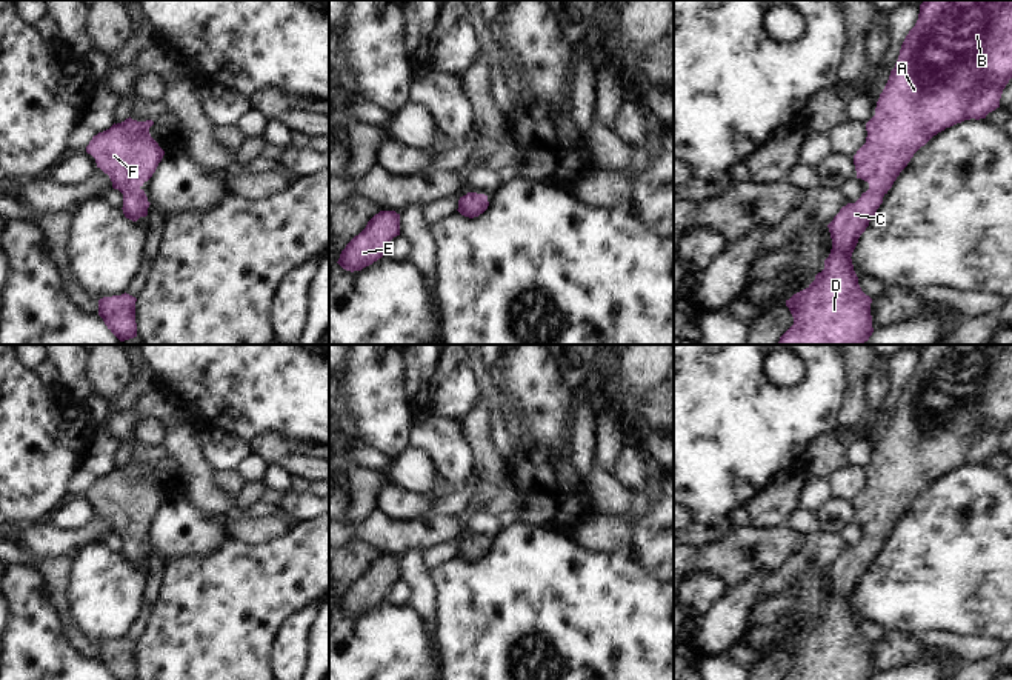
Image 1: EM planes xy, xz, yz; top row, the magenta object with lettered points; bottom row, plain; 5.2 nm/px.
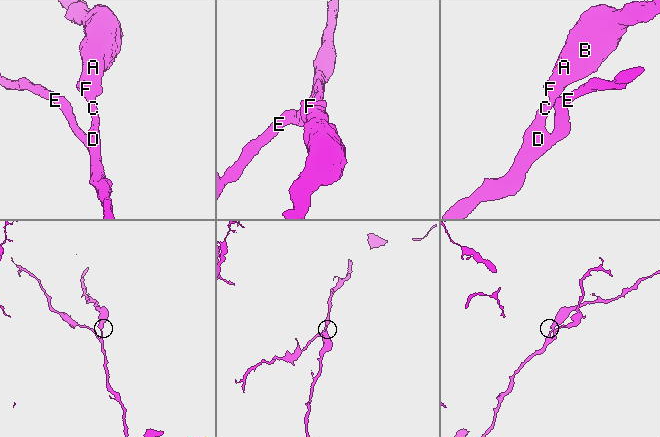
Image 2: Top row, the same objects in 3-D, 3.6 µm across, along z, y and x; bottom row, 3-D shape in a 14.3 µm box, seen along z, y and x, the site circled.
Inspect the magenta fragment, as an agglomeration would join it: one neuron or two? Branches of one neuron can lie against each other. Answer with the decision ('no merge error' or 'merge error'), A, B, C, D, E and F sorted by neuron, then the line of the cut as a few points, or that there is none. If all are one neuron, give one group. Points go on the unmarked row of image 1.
no merge error | A B C D E F | no cut

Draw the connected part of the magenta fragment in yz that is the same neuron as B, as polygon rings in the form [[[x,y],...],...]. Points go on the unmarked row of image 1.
[[[924,345],[920,349],[918,365],[901,389],[895,412],[890,415],[889,425],[877,446],[875,460],[866,468],[867,475],[866,488],[854,500],[857,523],[867,526],[869,534],[863,537],[855,548],[847,548],[846,551],[843,551],[840,557],[834,562],[834,565],[827,569],[832,583],[832,594],[829,602],[824,605],[824,614],[815,620],[815,625],[806,634],[794,638],[789,645],[786,645],[786,651],[789,652],[794,662],[794,669],[783,680],[872,680],[874,677],[871,660],[872,643],[861,635],[851,603],[860,580],[869,571],[871,563],[875,560],[877,554],[883,548],[883,542],[892,532],[894,526],[897,525],[900,517],[907,511],[914,498],[921,491],[924,491],[934,480],[944,475],[946,472],[950,472],[957,468],[970,463],[975,465],[986,463],[989,457],[1000,452],[1003,434],[1006,432],[1010,423],[1012,423],[1012,345]]]

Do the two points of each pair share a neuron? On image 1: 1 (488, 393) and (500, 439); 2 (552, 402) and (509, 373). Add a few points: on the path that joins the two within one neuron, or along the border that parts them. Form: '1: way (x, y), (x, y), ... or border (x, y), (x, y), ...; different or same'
1: way (494, 403), (497, 428); same
2: way (542, 393), (520, 373); same

